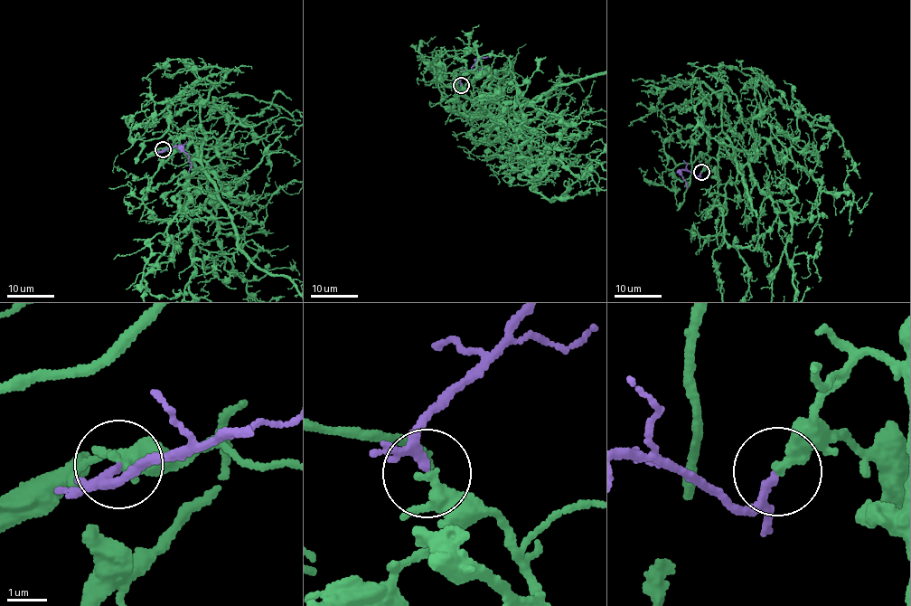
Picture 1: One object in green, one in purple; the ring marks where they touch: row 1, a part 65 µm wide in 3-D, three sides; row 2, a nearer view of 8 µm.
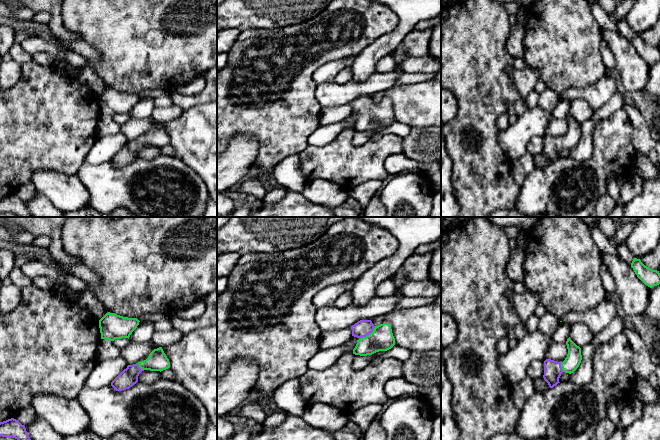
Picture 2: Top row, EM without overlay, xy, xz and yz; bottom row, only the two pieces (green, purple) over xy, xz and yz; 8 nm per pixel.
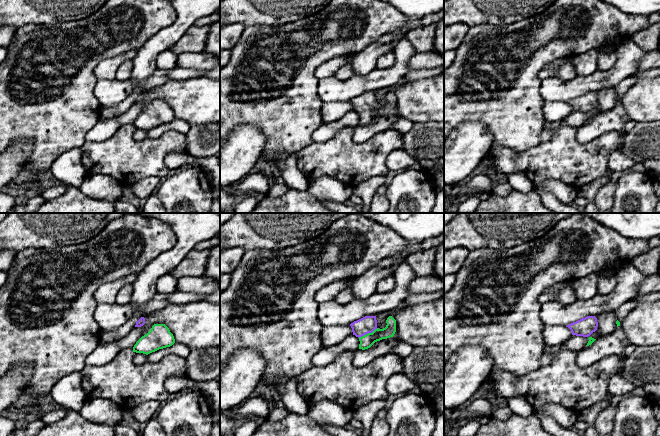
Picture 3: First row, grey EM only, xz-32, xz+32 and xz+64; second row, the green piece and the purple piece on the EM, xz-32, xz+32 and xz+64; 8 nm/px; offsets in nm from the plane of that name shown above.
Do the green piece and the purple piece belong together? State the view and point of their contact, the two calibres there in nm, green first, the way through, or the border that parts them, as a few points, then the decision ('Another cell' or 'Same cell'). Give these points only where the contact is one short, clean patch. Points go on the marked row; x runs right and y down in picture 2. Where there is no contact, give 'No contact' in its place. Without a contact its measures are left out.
Touches green at xz (369, 334). Thickness 190 nm (green) against 140 nm. Path across: xz (381, 339), (373, 338), (369, 334), (362, 328). Same cell

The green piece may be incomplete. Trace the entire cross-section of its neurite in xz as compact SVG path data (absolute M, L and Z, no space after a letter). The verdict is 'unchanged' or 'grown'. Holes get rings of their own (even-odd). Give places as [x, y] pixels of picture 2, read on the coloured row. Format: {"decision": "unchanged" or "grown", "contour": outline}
{"decision": "grown", "contour": "M360 320L352 325L351 329L352 336L359 339L353 349L355 355L372 355L387 351L395 345L395 338L388 323L375 326L371 320Z"}

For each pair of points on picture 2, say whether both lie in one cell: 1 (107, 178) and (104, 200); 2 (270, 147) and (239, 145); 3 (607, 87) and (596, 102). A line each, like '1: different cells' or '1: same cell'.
1: same cell
2: different cells
3: same cell

